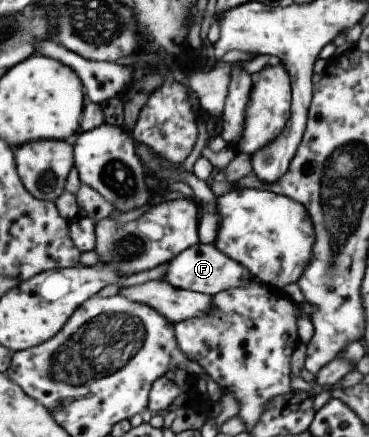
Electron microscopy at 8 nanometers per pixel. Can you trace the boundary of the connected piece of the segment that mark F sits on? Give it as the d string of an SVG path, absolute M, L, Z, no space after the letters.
M194 244L167 263L162 280L178 289L195 291L214 297L222 290L238 289L238 286L250 286L256 279L238 262L230 260L218 248L210 244Z

